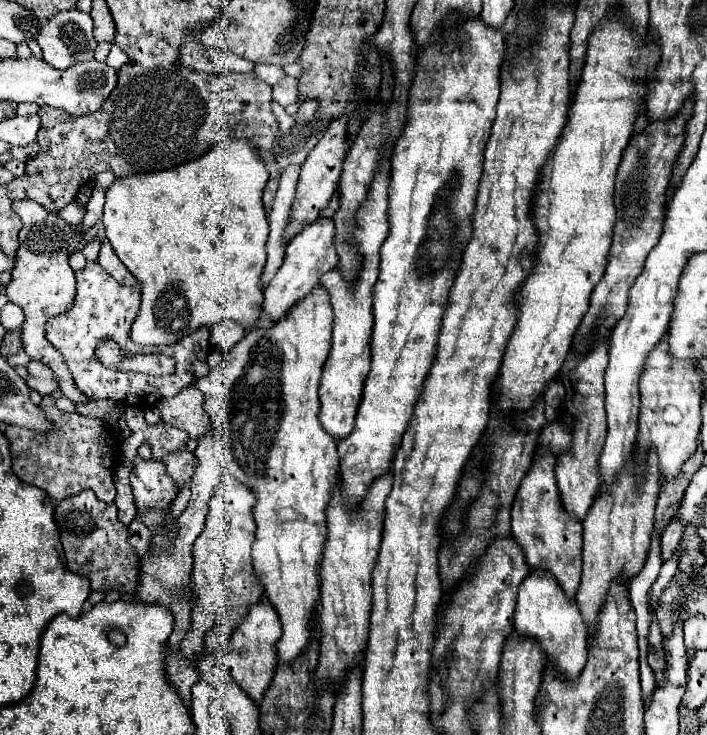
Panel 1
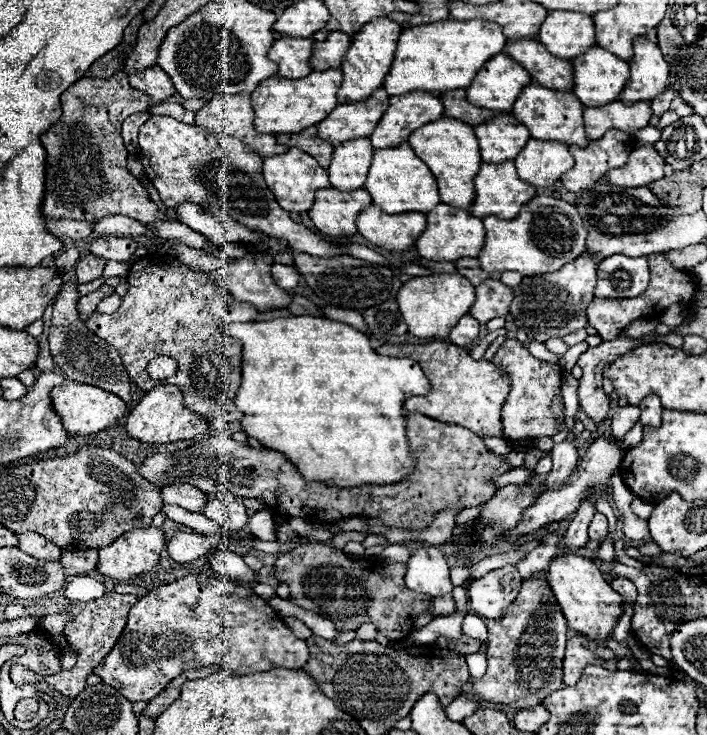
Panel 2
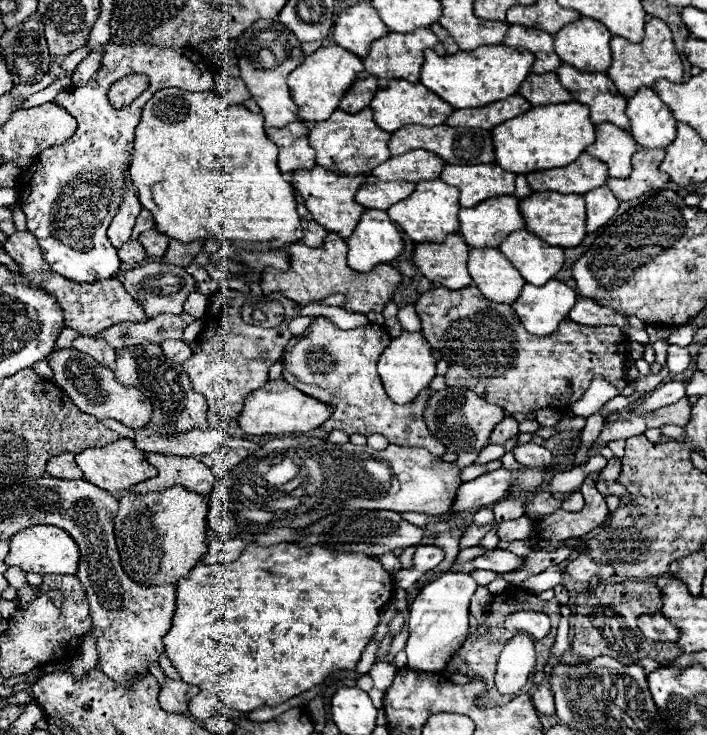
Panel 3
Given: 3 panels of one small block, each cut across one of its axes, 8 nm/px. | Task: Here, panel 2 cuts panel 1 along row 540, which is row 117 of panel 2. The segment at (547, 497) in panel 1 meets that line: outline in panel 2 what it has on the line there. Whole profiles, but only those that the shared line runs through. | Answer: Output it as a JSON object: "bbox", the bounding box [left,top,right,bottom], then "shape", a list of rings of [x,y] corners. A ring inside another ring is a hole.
{"bbox":[512,80,588,146],"shape":[[[532,80],[522,92],[520,98],[514,104],[512,114],[530,130],[532,138],[536,140],[556,140],[562,144],[578,144],[578,146],[588,146],[588,138],[584,134],[584,122],[582,122],[582,112],[584,106],[572,92],[556,92],[548,90],[536,80]]]}

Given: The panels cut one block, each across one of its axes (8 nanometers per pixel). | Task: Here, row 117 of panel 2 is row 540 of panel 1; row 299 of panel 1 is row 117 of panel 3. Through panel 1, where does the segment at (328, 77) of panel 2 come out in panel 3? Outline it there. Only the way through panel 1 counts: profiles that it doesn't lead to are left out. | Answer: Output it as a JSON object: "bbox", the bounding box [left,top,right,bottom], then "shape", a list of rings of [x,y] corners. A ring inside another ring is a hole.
{"bbox":[288,44,364,122],"shape":[[[336,44],[322,46],[314,54],[306,56],[306,60],[288,76],[288,86],[294,102],[298,104],[300,118],[304,116],[304,120],[308,122],[328,120],[332,112],[338,108],[338,102],[344,98],[344,92],[356,82],[356,74],[362,70],[364,70],[362,58]]]}

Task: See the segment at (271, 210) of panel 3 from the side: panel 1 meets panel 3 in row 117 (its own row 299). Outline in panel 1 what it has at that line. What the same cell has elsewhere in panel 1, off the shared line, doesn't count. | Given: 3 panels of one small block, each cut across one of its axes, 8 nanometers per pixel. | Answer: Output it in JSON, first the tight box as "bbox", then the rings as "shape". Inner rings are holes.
{"bbox":[102,138,268,346],"shape":[[[244,138],[218,142],[216,146],[212,146],[212,150],[208,150],[208,154],[202,154],[200,158],[196,158],[192,162],[184,162],[180,166],[174,166],[174,168],[168,168],[162,172],[152,172],[152,174],[132,174],[128,178],[116,178],[112,182],[112,186],[106,190],[106,206],[104,206],[102,222],[106,228],[106,238],[112,244],[116,256],[142,284],[142,304],[140,304],[140,310],[138,310],[136,322],[132,324],[132,334],[130,334],[130,338],[136,344],[142,344],[142,346],[172,344],[172,342],[180,340],[184,334],[190,334],[190,330],[196,330],[200,326],[210,328],[216,322],[226,320],[226,318],[236,320],[242,326],[252,326],[256,322],[256,318],[260,316],[260,304],[262,304],[260,274],[266,264],[264,244],[268,240],[268,220],[266,220],[266,210],[262,204],[262,194],[264,194],[266,184],[268,184],[266,162],[260,156],[260,150],[256,150],[256,146],[252,146],[252,142],[248,142]],[[176,318],[182,320],[182,324],[178,324],[180,326],[178,330],[174,330],[174,326],[172,326]]]}

